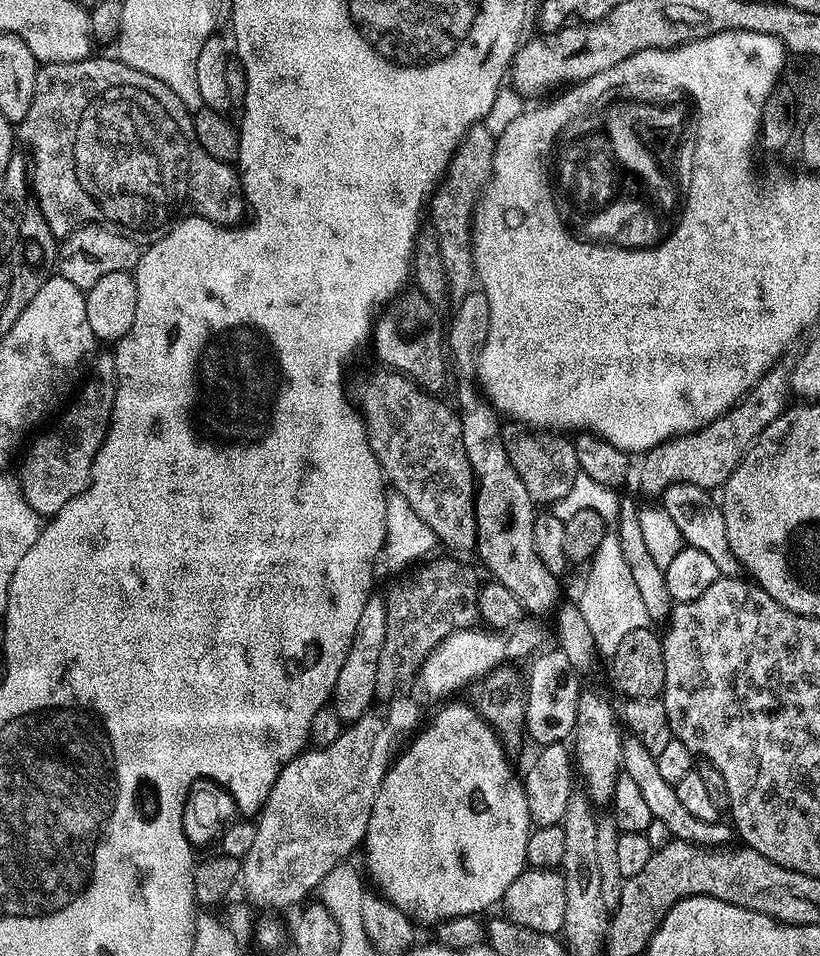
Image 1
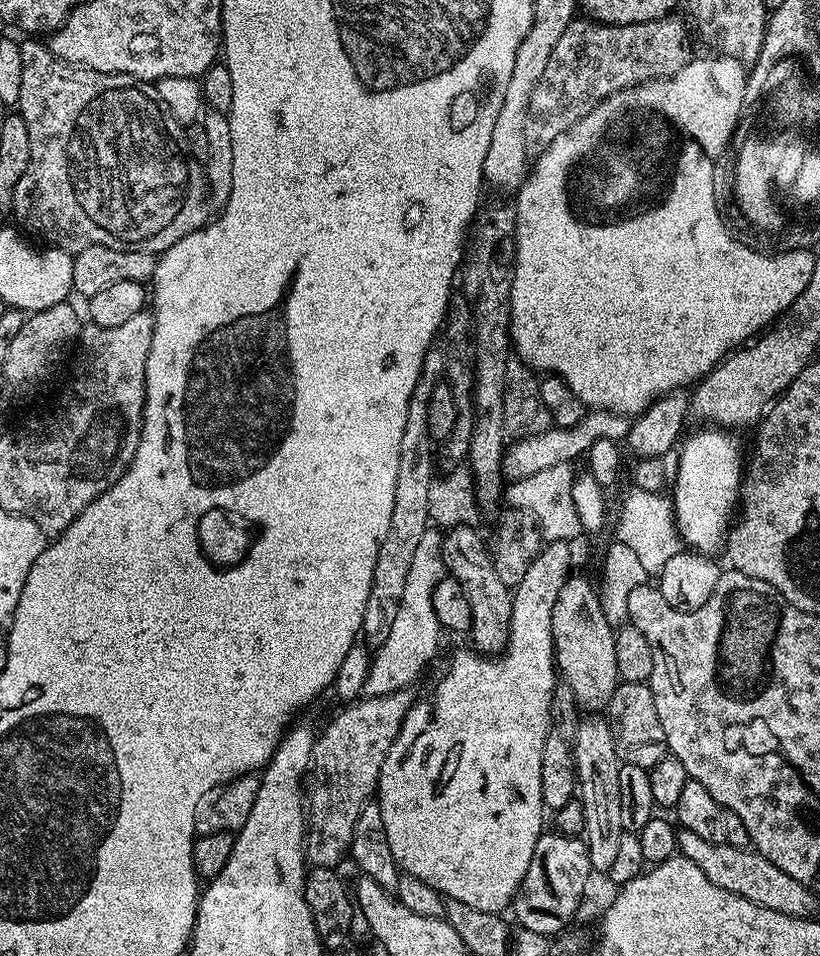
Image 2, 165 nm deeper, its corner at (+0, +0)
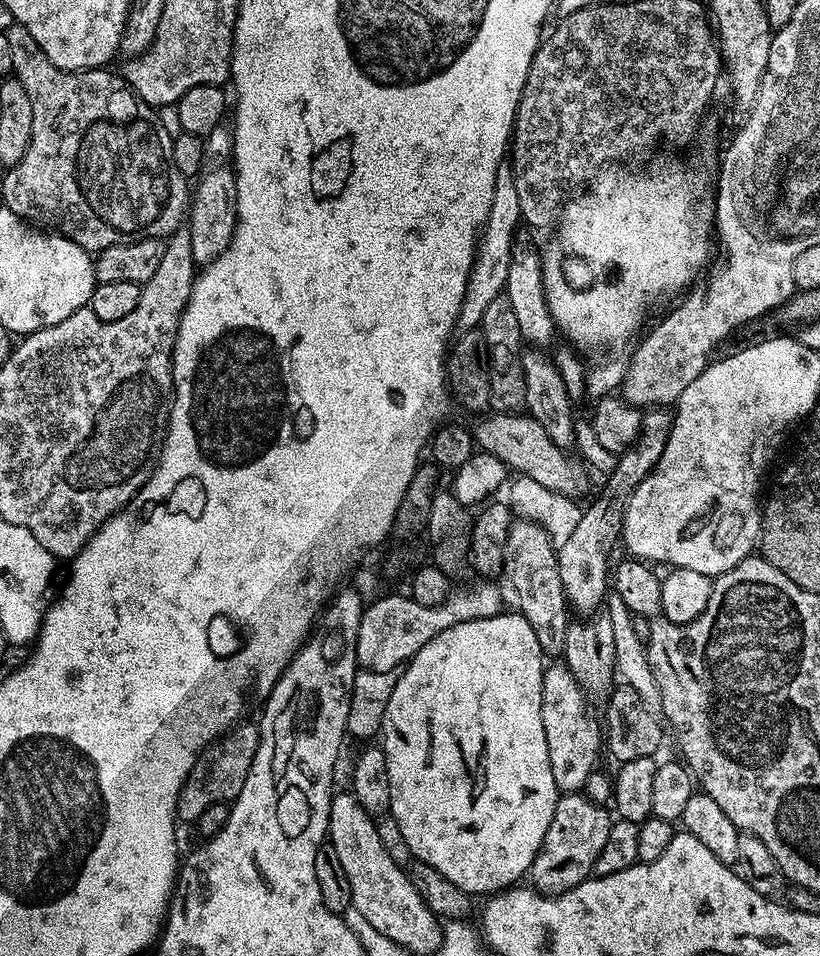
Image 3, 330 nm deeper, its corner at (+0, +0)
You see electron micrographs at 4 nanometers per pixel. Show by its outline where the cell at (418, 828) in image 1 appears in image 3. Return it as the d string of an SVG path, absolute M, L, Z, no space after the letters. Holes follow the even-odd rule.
M501 611L500 615L490 620L471 620L458 622L450 630L442 630L418 654L408 661L402 674L396 676L394 694L390 694L388 709L378 733L388 763L390 778L390 806L388 812L398 822L398 830L402 830L402 838L406 838L406 846L410 846L413 857L426 866L434 866L438 874L446 874L458 890L473 894L475 897L491 897L503 892L509 886L516 886L520 880L529 875L532 857L540 848L540 838L546 834L548 820L554 818L554 806L558 793L554 786L554 774L548 772L548 751L546 750L546 734L540 731L540 715L542 700L540 699L540 678L544 676L544 668L540 659L542 653L538 646L538 638L532 636L530 622L526 622L519 611Z

